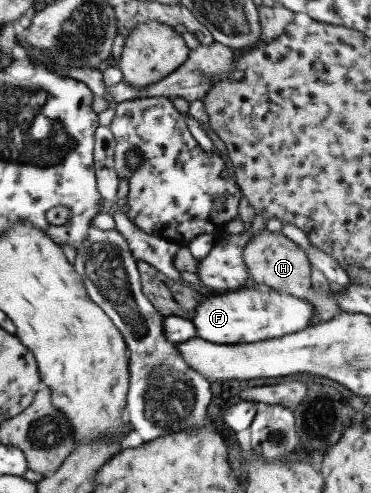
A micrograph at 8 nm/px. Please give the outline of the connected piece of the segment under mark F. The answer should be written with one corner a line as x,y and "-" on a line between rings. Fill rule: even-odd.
257,285
255,288
241,287
204,296
197,304
191,322
198,338
219,345
253,343
281,337
315,324
313,306
307,298
297,298
263,285

